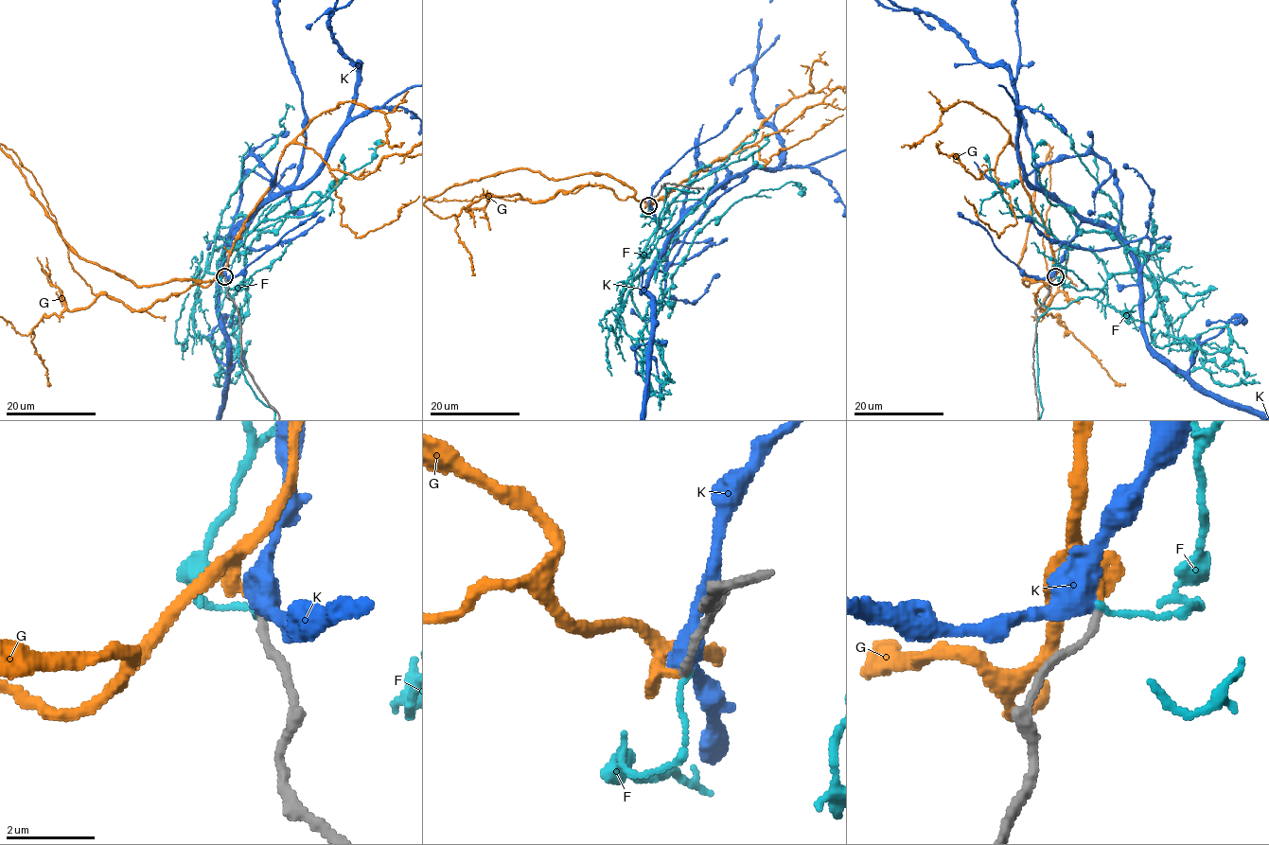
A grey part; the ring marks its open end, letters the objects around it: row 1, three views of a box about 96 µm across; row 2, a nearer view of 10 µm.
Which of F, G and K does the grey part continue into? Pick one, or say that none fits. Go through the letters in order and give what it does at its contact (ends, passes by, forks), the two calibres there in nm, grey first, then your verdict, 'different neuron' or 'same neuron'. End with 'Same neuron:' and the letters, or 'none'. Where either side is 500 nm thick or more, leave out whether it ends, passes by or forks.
F: it ends there; 180 nm thick on the grey side, 120 nm on the other; different neuron
G: it ends there; 180 nm thick on the grey side, 240 nm on the other; same neuron
K: it forks there; 180 nm thick on the grey side, 360 nm on the other; different neuron
Same neuron: G

